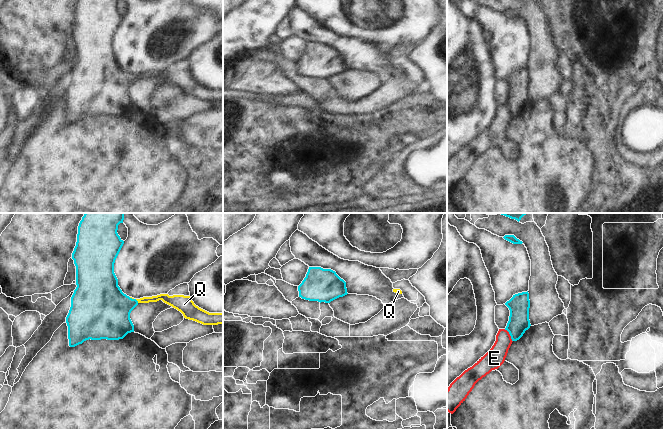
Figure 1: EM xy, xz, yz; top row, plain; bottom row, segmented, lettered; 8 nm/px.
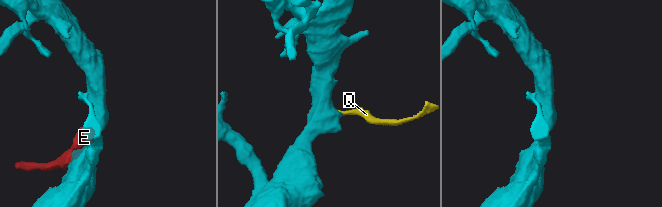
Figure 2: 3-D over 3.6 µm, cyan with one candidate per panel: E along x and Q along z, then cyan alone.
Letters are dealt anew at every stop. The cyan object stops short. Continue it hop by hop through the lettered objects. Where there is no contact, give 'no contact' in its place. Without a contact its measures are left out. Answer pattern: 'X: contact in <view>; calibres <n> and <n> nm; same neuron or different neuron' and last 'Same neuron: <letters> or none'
E: contact in yz; calibres 170 and 160 nm; different neuron
Q: contact in xy; calibres 380 and 70 nm; same neuron
Same neuron: Q

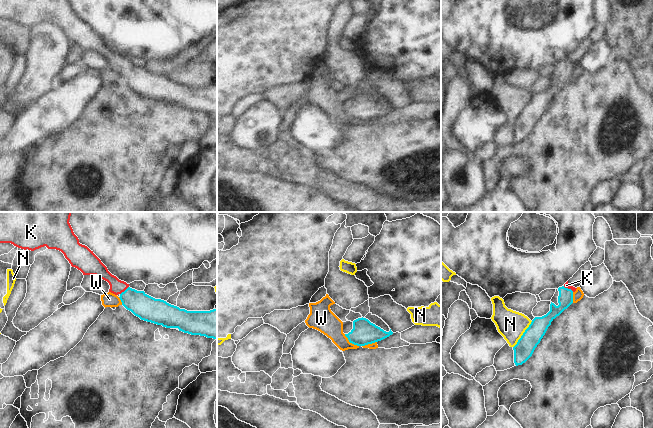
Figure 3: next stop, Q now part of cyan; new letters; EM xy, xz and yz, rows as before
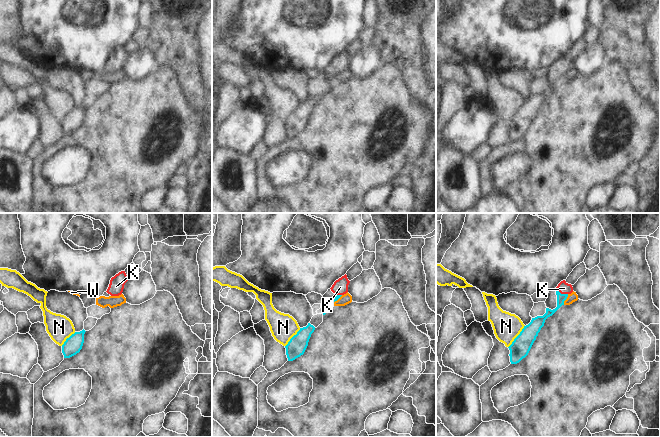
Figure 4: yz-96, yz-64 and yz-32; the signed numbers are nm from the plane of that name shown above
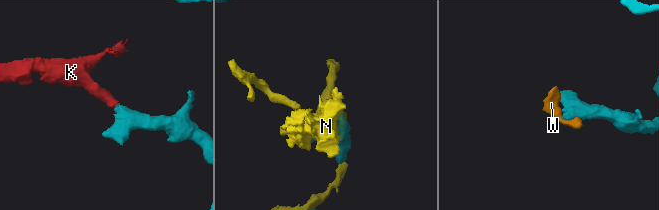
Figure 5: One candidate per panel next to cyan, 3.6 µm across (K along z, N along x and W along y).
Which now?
K: contact in xy; calibres 200 and 120 nm; same neuron
N: contact in yz; calibres 160 and 220 nm; different neuron
W: contact in xz; calibres 200 and 180 nm; different neuron
Same neuron: K

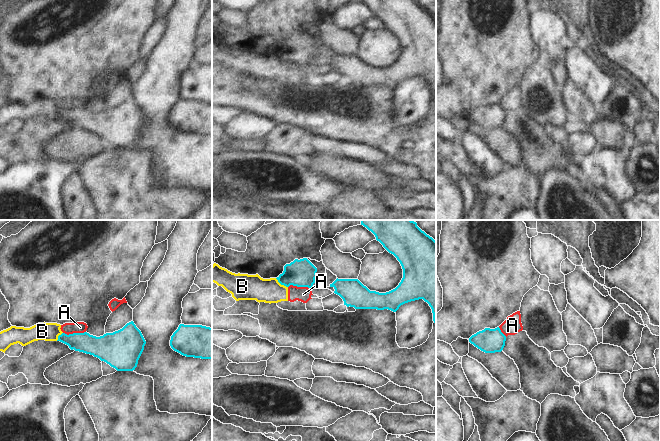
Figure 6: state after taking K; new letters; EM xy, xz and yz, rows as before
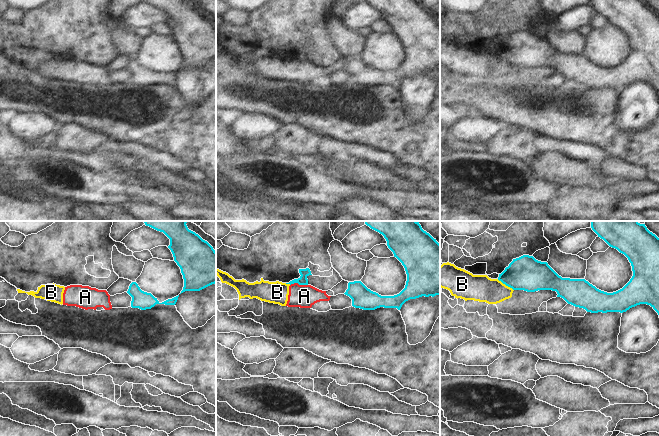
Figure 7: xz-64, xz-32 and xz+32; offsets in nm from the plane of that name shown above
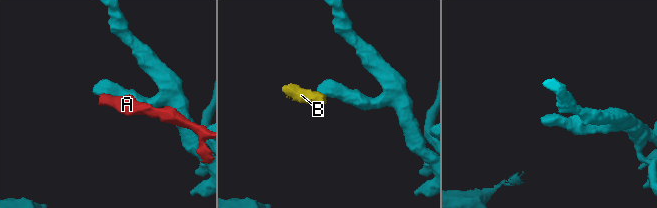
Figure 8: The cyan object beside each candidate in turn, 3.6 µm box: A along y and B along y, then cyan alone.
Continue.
A: contact in xz; calibres 220 and 120 nm; different neuron
B: contact in xz; calibres 220 and 200 nm; different neuron
Same neuron: none

